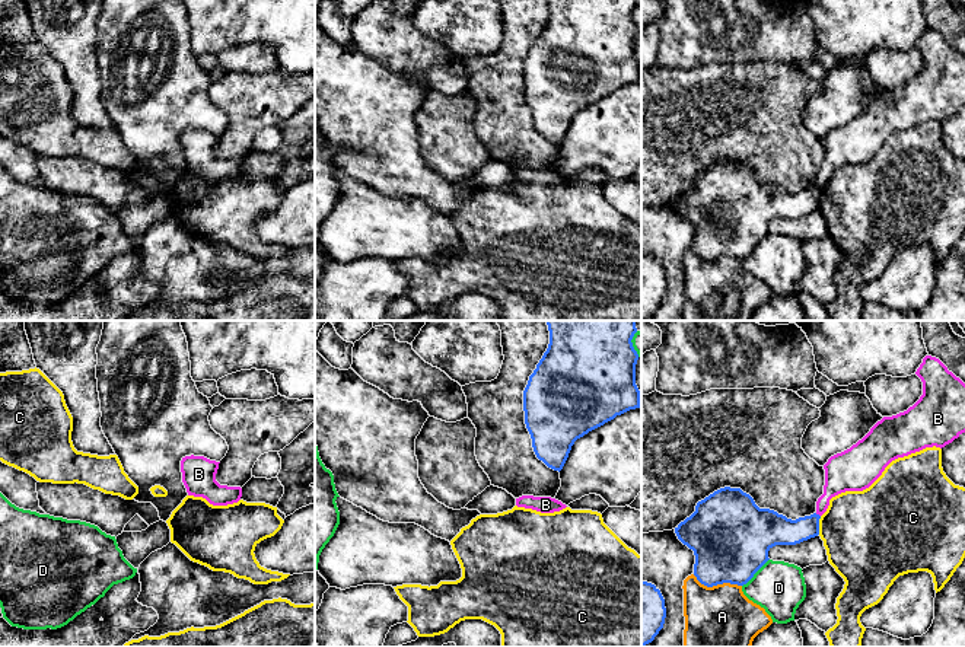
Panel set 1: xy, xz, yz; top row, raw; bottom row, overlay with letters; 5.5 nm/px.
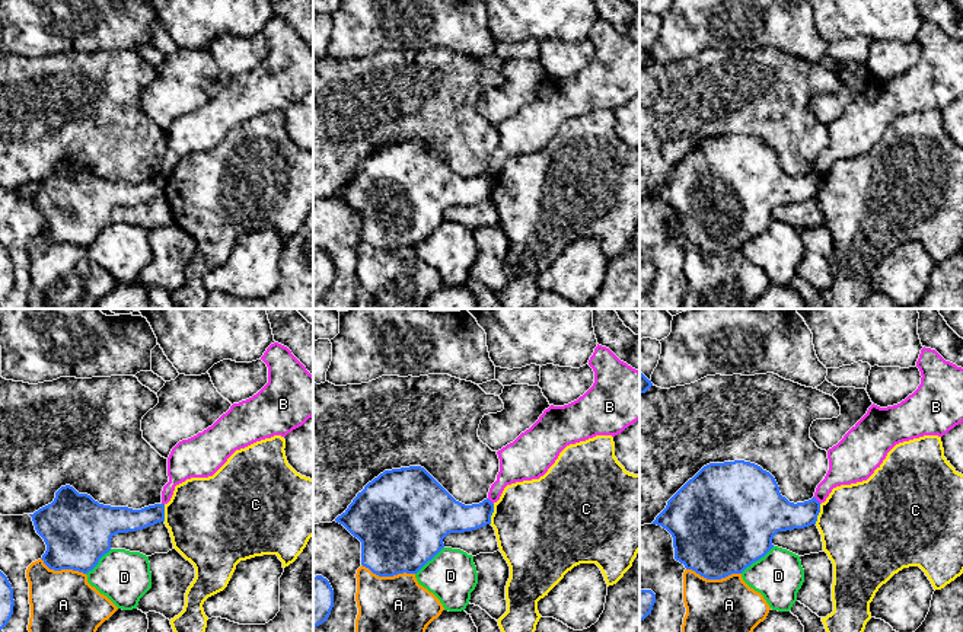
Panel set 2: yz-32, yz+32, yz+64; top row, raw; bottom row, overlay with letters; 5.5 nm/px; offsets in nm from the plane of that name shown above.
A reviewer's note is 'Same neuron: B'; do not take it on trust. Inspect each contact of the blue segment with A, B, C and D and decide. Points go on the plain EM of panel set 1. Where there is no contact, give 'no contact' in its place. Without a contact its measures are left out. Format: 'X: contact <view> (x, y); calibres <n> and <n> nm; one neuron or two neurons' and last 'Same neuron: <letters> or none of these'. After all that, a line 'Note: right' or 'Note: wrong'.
A: contact yz (717, 257); calibres 440 and 400 nm; two neurons
B: contact yz (818, 188); calibres 180 and 180 nm; two neurons
C: contact yz (818, 198); calibres 180 and 440 nm; two neurons
D: contact yz (755, 245); calibres 440 and 280 nm; two neurons
Same neuron: none of these
Note: wrong

